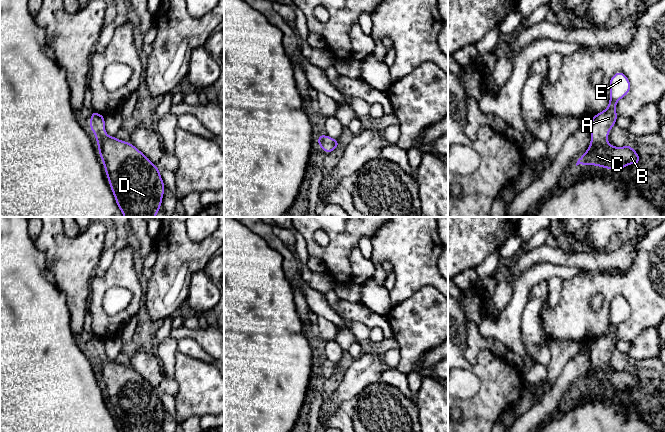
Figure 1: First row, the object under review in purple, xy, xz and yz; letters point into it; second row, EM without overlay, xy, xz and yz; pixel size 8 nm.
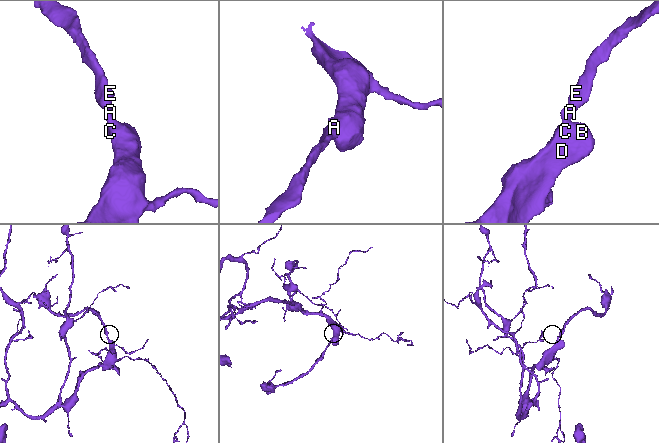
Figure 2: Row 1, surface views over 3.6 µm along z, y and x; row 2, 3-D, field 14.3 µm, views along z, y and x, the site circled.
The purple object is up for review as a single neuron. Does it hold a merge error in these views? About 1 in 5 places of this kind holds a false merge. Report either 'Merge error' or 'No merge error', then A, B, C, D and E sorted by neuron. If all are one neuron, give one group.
No merge error. Groups: A B C D E

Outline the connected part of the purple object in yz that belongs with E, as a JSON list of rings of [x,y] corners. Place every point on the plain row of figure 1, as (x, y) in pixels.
[[[619,295],[609,304],[610,323],[608,331],[591,341],[591,365],[586,376],[578,383],[576,390],[596,389],[608,394],[622,394],[629,388],[640,388],[638,377],[630,368],[624,371],[615,371],[608,367],[608,357],[616,348],[617,326],[631,315],[631,308],[627,300]]]

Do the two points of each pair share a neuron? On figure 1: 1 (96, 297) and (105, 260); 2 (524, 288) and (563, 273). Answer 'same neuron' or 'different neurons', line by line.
1: different neurons
2: same neuron

